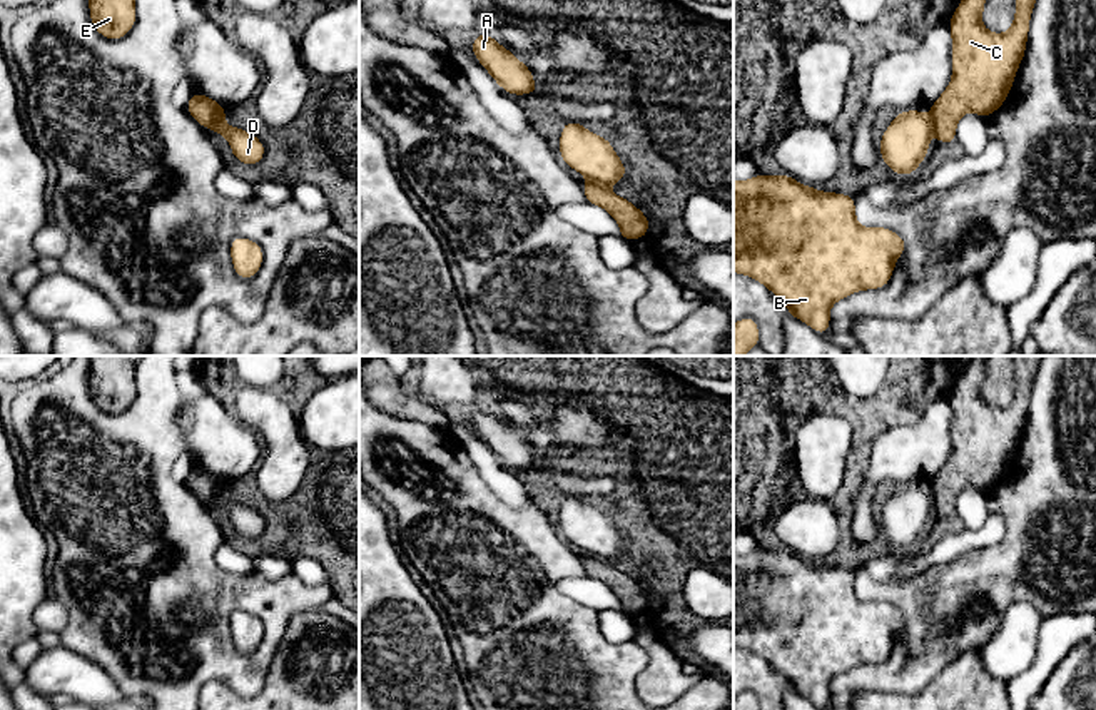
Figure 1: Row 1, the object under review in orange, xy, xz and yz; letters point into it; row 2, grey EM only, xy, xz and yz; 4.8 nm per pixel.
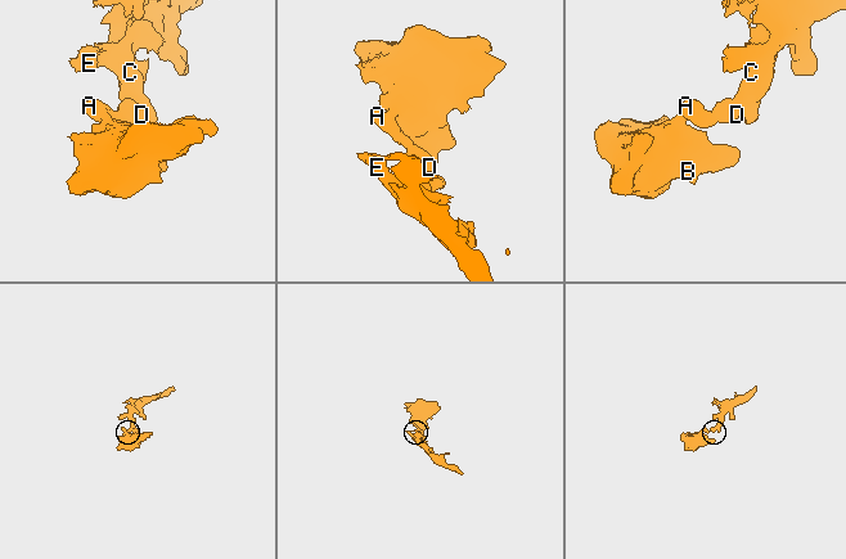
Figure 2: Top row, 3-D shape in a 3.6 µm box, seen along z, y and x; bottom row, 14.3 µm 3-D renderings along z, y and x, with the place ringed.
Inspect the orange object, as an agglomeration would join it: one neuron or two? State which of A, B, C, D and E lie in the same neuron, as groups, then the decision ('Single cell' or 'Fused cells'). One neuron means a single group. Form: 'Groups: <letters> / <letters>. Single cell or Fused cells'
Groups: A B D / C E. Fused cells

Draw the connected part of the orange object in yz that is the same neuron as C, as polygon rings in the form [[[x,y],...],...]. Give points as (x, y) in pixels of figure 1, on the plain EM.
[[[972,356],[949,394],[952,411],[951,458],[931,479],[931,496],[939,516],[956,516],[956,501],[966,486],[986,493],[1012,463],[1026,428],[1029,394],[1036,371],[1046,356],[1011,356],[1016,388],[1006,408],[989,406],[982,396],[986,356]]]

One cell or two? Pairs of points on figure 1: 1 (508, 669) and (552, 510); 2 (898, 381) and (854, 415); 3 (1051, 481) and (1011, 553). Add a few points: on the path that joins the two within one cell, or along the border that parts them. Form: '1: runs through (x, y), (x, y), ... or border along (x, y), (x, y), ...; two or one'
1: border along (525, 486), (533, 503), (572, 550); two
2: runs through (889, 393), (866, 415); one
3: runs through (1045, 500), (1028, 517), (1021, 535); one

